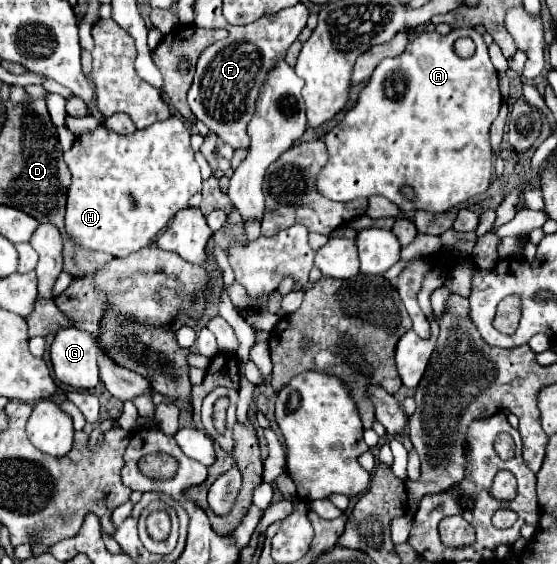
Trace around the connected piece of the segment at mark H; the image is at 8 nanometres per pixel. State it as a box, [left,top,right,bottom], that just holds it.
[63,117,201,257]

